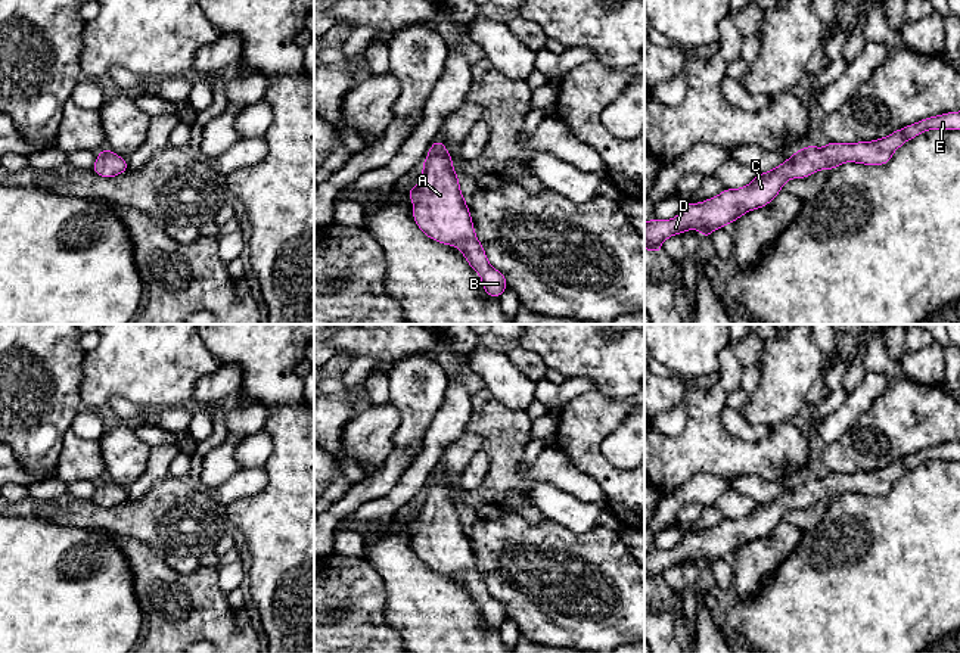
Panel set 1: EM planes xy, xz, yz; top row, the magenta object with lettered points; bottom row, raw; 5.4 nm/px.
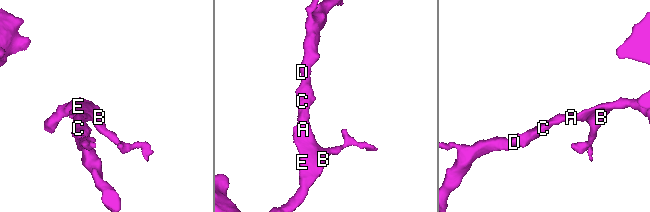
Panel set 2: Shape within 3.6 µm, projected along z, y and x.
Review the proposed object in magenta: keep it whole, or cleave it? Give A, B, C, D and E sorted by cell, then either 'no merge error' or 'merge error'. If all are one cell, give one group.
A B C D E; no merge error

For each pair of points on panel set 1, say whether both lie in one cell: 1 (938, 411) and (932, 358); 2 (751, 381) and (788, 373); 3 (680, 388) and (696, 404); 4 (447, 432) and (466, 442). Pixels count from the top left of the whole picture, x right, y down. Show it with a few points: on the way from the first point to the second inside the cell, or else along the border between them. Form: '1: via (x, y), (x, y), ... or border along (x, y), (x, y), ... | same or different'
1: border along (909, 378), (920, 383), (941, 385) | different
2: border along (757, 364), (760, 383), (749, 394) | different
3: border along (717, 378), (712, 385), (690, 388), (680, 398) | different
4: border along (466, 431), (444, 450), (440, 468) | different

